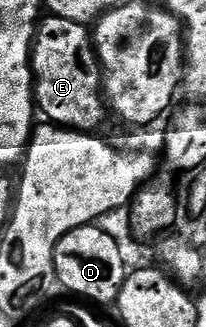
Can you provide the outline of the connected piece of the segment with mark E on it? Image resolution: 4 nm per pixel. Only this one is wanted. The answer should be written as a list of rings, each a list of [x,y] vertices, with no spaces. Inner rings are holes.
[[[45,16],[36,26],[36,38],[32,40],[32,83],[37,110],[44,113],[49,122],[81,133],[92,133],[104,121],[106,98],[104,95],[104,74],[100,71],[100,61],[96,58],[96,47],[89,26],[74,23],[70,19]]]

